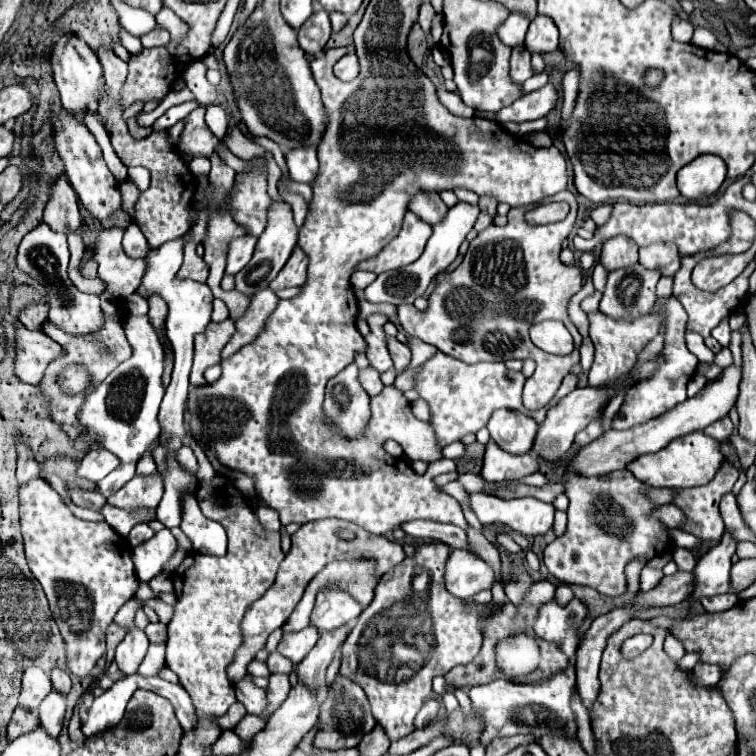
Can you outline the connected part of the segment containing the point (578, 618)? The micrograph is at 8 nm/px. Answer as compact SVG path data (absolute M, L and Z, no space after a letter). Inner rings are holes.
M554 600L540 608L540 614L534 624L536 638L554 642L560 652L570 660L580 642L580 624L586 616L586 606L578 600L572 600L566 608L560 608ZM574 614L574 618L570 618Z

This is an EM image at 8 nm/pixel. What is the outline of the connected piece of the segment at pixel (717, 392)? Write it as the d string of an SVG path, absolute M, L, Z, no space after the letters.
M732 364L732 366L724 368L722 374L716 380L710 380L694 398L688 398L686 402L676 404L676 408L672 408L664 416L658 416L658 418L648 420L644 424L638 424L636 428L604 432L600 438L596 438L590 446L582 448L572 458L572 468L576 472L584 474L584 476L594 476L594 474L606 474L606 472L622 470L632 460L636 460L638 456L650 454L650 452L658 452L658 450L666 448L674 438L686 436L686 434L690 434L694 430L704 430L712 422L724 418L730 412L730 408L736 404L738 392L740 392L740 388L738 388L740 380L742 380L742 366Z

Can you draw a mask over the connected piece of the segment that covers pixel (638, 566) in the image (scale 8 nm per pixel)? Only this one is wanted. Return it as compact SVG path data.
M632 560L628 566L626 566L626 576L628 576L628 590L630 592L638 592L640 586L638 586L638 578L640 578L640 570L644 568L644 560Z

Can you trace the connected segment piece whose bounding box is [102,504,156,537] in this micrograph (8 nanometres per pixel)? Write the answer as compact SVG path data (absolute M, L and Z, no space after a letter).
M106 504L102 508L102 514L106 516L106 522L123 537L127 537L136 524L154 520L156 518L154 512L156 512L154 508L122 510L122 508L116 508L116 506L110 506L110 504Z

